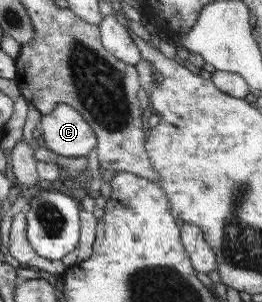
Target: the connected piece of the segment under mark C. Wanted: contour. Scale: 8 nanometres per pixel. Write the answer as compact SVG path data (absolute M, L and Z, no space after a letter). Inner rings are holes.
M67 104L58 105L49 115L41 117L37 134L42 144L65 157L85 157L98 144L98 135L92 125L78 109Z

